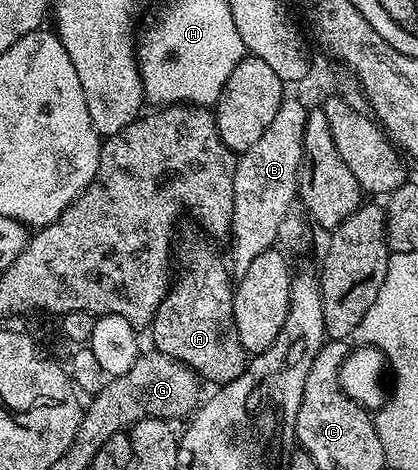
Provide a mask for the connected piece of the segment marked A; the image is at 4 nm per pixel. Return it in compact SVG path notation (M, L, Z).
M198 234L187 238L180 249L178 246L177 278L155 314L149 334L155 342L154 350L184 363L200 380L222 385L247 370L249 352L241 345L241 337L237 337L237 321L233 317L235 293L228 264L219 260L219 251L211 244L214 242L206 234Z

